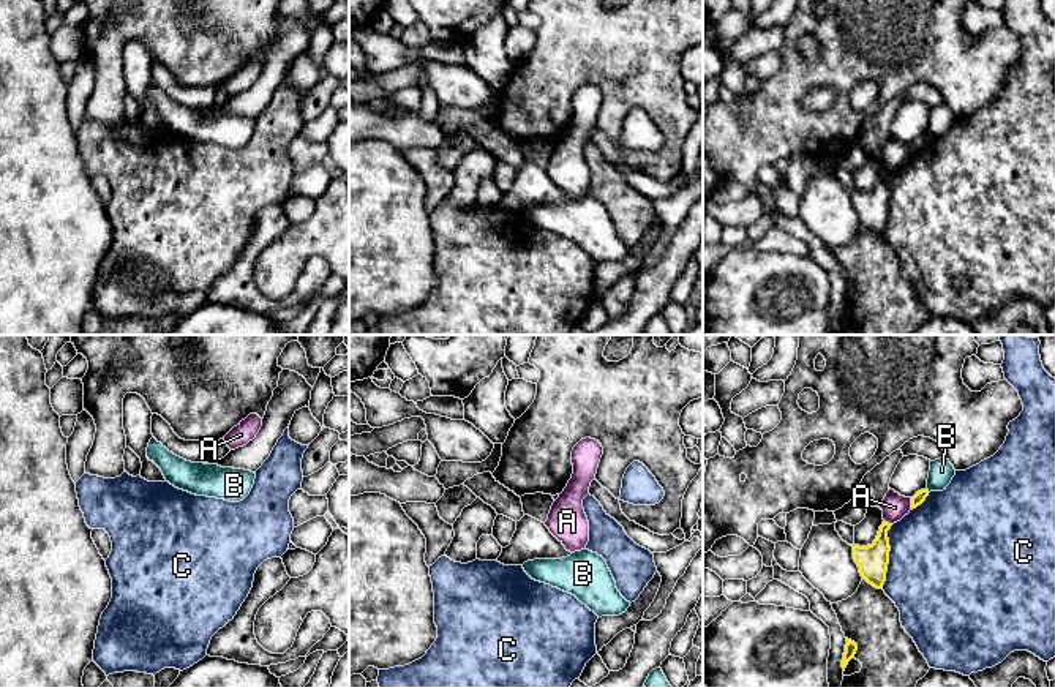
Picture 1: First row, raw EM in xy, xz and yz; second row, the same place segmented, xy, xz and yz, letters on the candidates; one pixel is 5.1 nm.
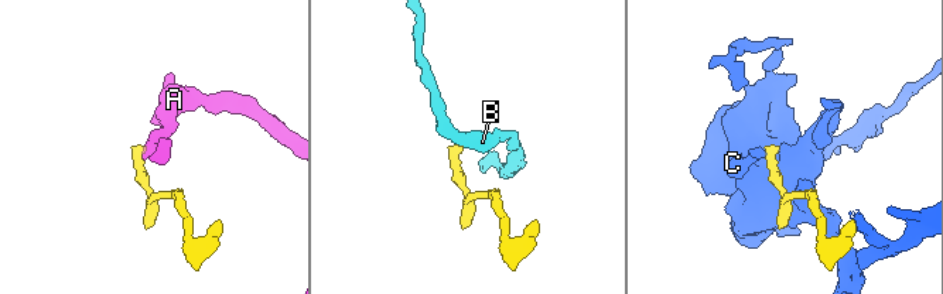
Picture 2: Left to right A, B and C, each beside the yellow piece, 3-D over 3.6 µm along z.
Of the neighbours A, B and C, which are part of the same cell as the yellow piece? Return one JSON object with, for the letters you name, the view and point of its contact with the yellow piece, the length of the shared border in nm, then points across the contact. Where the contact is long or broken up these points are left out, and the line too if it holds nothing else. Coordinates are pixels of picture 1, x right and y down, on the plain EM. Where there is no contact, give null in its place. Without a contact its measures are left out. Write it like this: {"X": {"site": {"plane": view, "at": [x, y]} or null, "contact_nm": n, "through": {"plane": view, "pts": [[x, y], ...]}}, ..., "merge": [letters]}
{"merge": []}

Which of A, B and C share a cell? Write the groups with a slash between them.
A / B / C

